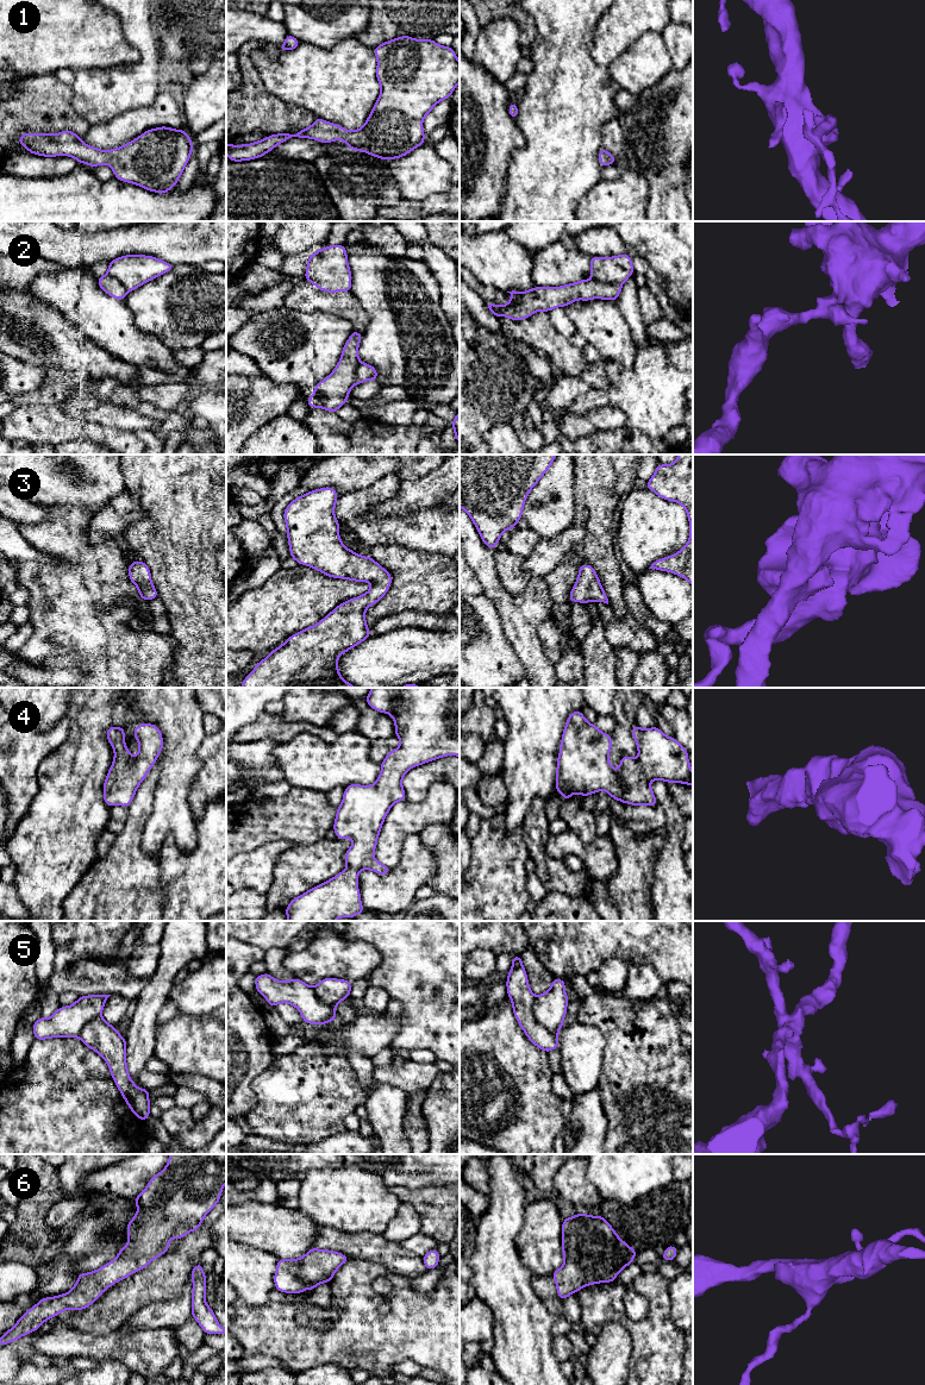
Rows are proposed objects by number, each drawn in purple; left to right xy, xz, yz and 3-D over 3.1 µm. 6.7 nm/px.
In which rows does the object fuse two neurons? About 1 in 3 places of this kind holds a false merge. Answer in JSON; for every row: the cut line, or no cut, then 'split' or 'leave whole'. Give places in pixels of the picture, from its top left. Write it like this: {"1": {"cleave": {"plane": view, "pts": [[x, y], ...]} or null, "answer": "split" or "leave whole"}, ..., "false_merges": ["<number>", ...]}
{"1": {"cleave": null, "answer": "leave whole"}, "2": {"cleave": {"plane": "yz", "pts": [[593, 279], [600, 282], [622, 284]]}, "answer": "split"}, "3": {"cleave": null, "answer": "leave whole"}, "4": {"cleave": null, "answer": "leave whole"}, "5": {"cleave": {"plane": "yz", "pts": [[535, 996], [532, 1006], [533, 1017], [547, 1029], [556, 1034]]}, "answer": "split"}, "6": {"cleave": null, "answer": "leave whole"}, "false_merges": ["2", "5"]}

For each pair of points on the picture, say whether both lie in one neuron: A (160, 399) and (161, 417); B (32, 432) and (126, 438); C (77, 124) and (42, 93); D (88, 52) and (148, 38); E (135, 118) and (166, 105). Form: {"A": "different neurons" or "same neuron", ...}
{"A": "different neurons", "B": "same neuron", "C": "same neuron", "D": "different neurons", "E": "same neuron"}

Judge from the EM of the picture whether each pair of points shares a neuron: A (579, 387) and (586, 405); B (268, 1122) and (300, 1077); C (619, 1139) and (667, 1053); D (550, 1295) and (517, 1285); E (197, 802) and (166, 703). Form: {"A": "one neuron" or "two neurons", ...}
{"A": "two neurons", "B": "one neuron", "C": "one neuron", "D": "two neurons", "E": "two neurons"}

